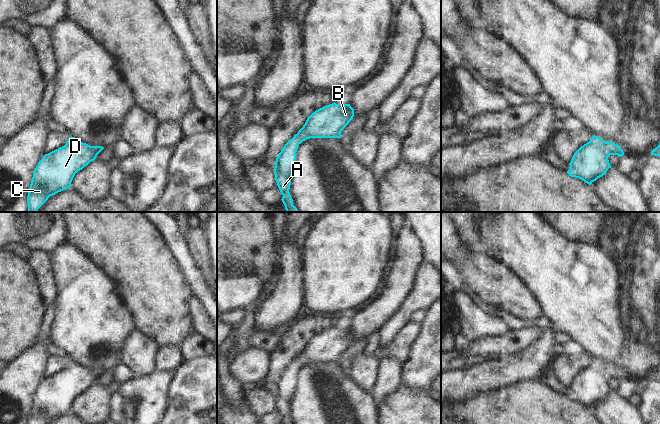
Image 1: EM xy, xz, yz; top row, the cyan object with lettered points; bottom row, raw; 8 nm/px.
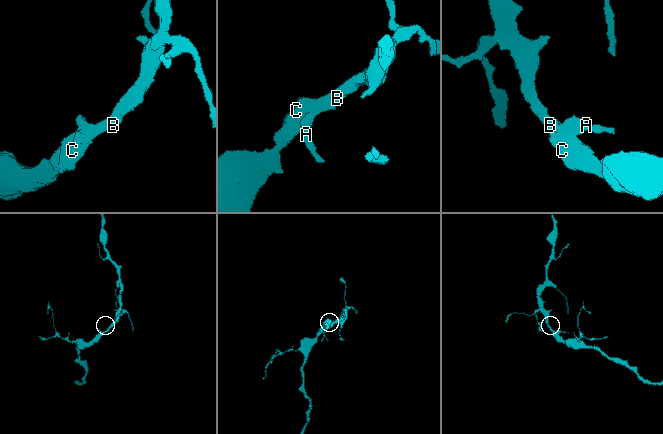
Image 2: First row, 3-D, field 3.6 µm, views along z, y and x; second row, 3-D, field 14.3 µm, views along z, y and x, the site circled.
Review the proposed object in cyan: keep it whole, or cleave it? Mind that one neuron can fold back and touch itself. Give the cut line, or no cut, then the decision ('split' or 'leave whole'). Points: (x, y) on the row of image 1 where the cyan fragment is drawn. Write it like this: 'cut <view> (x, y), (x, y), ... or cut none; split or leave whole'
cut none; leave whole

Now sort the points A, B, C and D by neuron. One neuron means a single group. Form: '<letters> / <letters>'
A B C D

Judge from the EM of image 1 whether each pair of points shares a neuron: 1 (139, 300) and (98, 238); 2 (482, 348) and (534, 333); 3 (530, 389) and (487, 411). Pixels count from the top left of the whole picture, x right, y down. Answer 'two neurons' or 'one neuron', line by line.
1: one neuron
2: one neuron
3: one neuron

